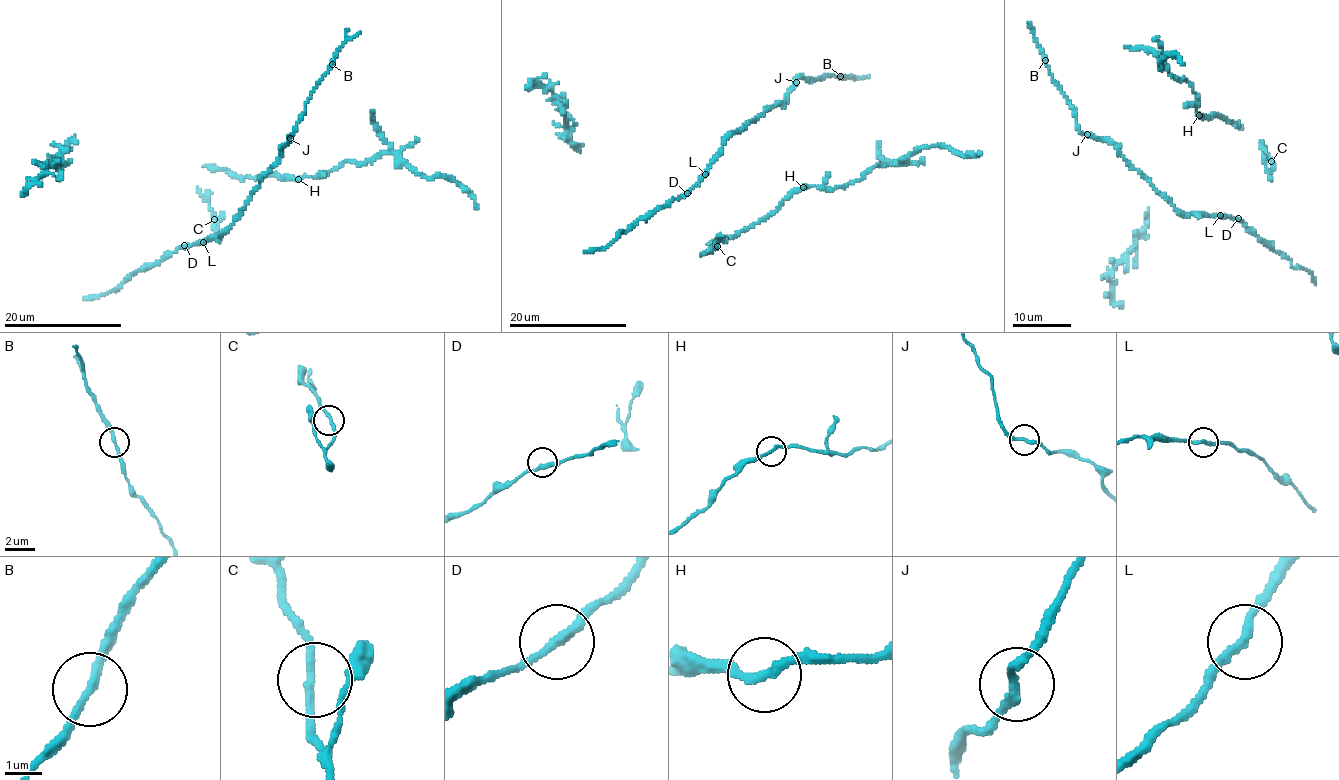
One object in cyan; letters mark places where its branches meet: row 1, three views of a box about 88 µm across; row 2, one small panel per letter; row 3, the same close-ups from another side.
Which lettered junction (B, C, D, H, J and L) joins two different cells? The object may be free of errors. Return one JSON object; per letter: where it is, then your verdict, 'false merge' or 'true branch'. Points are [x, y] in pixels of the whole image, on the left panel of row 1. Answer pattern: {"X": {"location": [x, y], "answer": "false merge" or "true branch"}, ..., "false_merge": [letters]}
{"B": {"location": [332, 64], "answer": "true branch"}, "C": {"location": [214, 219], "answer": "true branch"}, "D": {"location": [184, 245], "answer": "true branch"}, "H": {"location": [298, 179], "answer": "false merge"}, "J": {"location": [290, 138], "answer": "true branch"}, "L": {"location": [203, 242], "answer": "true branch"}, "false_merge": ["H"]}

